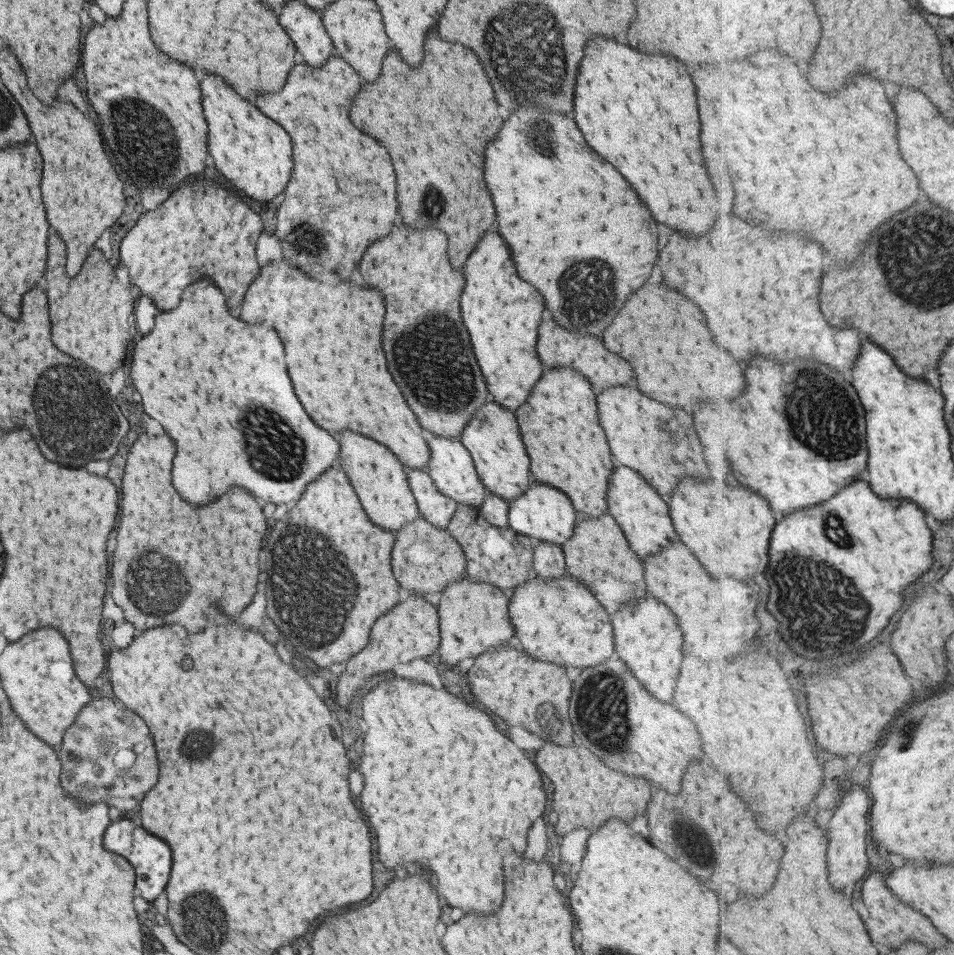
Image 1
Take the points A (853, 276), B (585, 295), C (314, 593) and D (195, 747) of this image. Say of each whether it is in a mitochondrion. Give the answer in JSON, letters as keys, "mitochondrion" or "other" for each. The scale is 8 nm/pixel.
{"A":"other","B":"mitochondrion","C":"mitochondrion","D":"mitochondrion"}

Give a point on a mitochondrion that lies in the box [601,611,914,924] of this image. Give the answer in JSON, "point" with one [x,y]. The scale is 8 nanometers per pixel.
{"point":[696,852]}

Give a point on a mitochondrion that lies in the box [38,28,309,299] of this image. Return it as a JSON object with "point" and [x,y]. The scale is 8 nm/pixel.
{"point":[153,156]}

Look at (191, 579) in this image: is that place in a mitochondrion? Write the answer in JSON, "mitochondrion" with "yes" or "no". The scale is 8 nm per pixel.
{"mitochondrion":"yes"}

